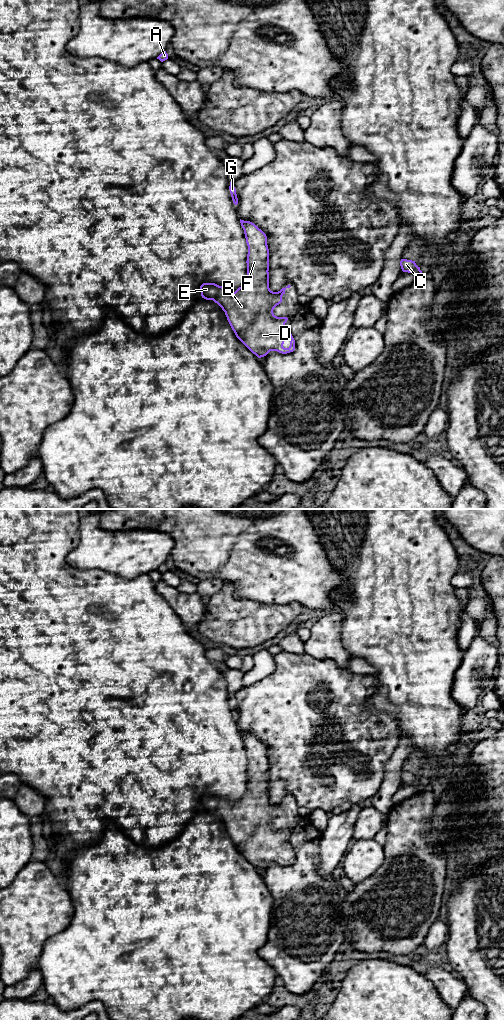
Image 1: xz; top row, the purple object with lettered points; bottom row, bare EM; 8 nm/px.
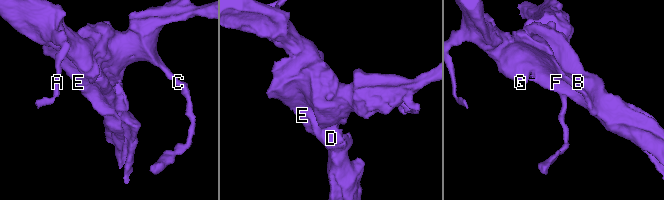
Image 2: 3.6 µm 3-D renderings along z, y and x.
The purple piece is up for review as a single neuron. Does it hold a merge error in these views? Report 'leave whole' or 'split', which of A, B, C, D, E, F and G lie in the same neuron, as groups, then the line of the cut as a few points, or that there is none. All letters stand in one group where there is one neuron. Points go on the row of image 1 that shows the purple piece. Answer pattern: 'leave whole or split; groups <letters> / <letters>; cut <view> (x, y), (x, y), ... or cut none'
leave whole; groups A B C D E F G; cut none

